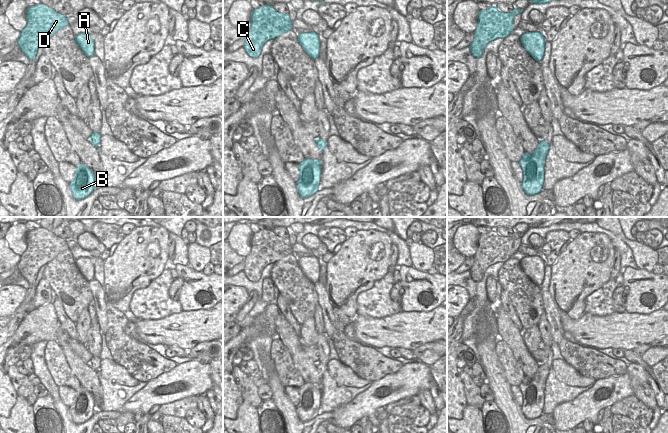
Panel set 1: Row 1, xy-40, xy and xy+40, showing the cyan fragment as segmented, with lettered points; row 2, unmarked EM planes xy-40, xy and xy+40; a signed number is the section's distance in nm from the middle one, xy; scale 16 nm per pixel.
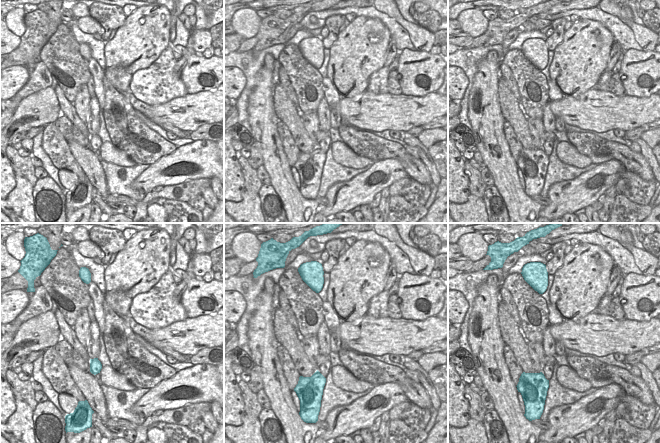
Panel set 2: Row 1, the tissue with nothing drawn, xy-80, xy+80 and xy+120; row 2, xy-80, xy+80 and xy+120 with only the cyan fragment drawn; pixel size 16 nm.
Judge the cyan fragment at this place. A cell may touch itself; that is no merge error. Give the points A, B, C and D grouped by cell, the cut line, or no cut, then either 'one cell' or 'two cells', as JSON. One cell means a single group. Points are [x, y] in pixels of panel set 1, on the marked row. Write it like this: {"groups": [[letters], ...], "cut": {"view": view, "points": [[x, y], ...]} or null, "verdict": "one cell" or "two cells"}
{"groups": [["A", "B", "C", "D"]], "cut": null, "verdict": "one cell"}

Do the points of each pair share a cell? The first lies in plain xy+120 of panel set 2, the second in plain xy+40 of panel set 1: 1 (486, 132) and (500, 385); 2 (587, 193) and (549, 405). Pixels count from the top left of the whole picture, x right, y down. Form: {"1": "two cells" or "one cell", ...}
{"1": "one cell", "2": "two cells"}

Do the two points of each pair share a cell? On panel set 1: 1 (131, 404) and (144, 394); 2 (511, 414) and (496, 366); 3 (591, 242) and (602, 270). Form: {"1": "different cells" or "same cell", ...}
{"1": "same cell", "2": "same cell", "3": "same cell"}

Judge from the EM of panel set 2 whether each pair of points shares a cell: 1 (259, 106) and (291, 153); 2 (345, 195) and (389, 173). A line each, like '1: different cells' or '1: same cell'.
1: different cells
2: same cell

